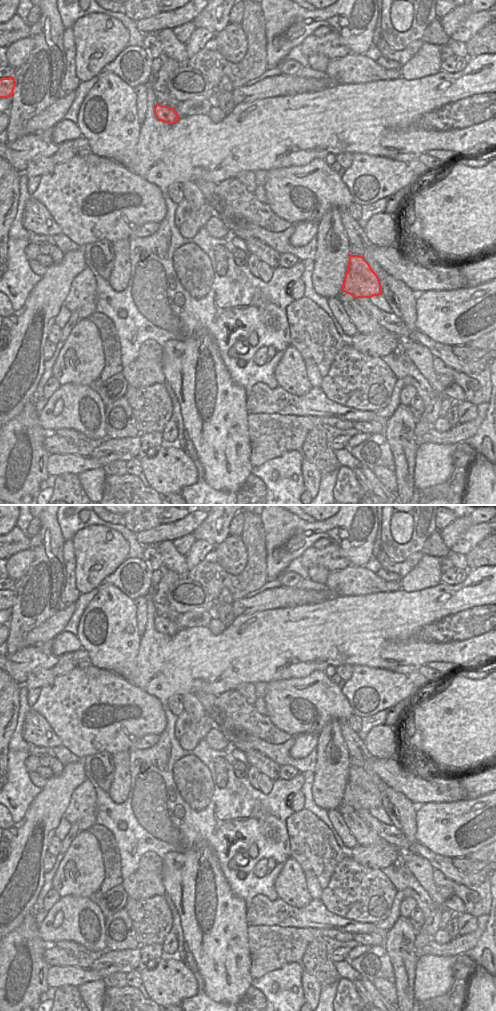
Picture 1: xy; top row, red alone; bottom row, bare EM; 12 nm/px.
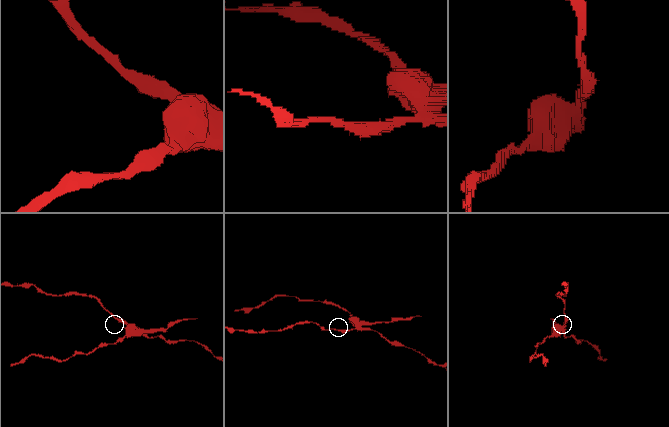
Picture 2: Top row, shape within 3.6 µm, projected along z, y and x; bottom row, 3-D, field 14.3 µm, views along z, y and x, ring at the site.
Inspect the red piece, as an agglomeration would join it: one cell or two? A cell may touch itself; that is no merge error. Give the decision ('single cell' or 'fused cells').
fused cells

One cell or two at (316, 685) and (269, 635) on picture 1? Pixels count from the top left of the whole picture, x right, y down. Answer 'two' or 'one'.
two

